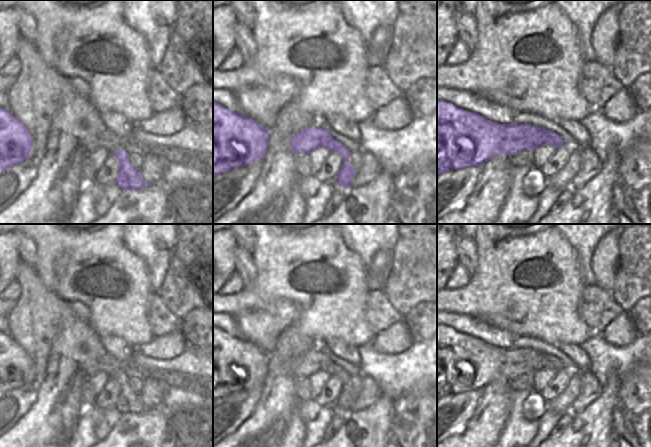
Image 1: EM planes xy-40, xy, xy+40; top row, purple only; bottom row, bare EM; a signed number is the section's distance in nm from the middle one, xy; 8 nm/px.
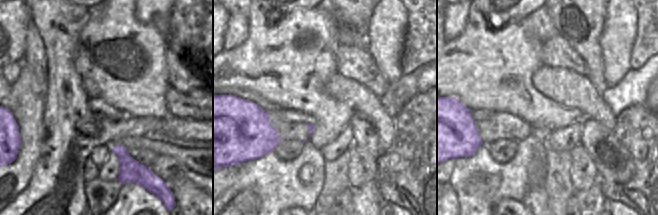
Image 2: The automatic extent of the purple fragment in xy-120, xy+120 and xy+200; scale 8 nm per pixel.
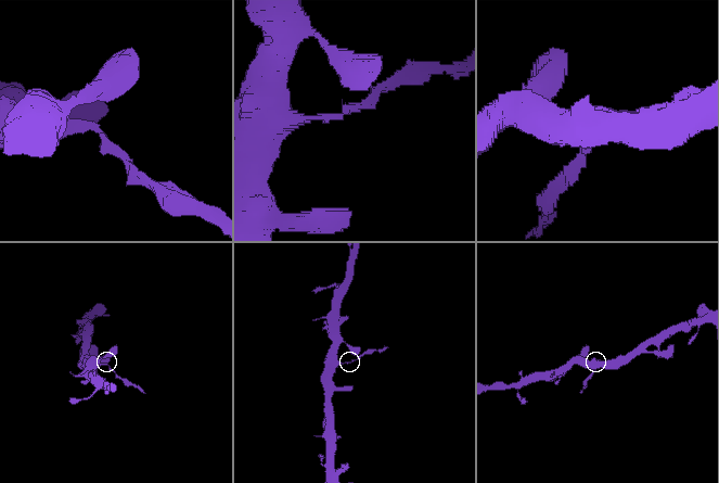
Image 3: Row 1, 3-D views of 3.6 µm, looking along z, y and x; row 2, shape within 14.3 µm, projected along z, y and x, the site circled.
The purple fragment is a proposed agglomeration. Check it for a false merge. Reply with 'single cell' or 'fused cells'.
fused cells

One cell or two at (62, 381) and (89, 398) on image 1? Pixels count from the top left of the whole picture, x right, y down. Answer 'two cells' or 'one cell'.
two cells

